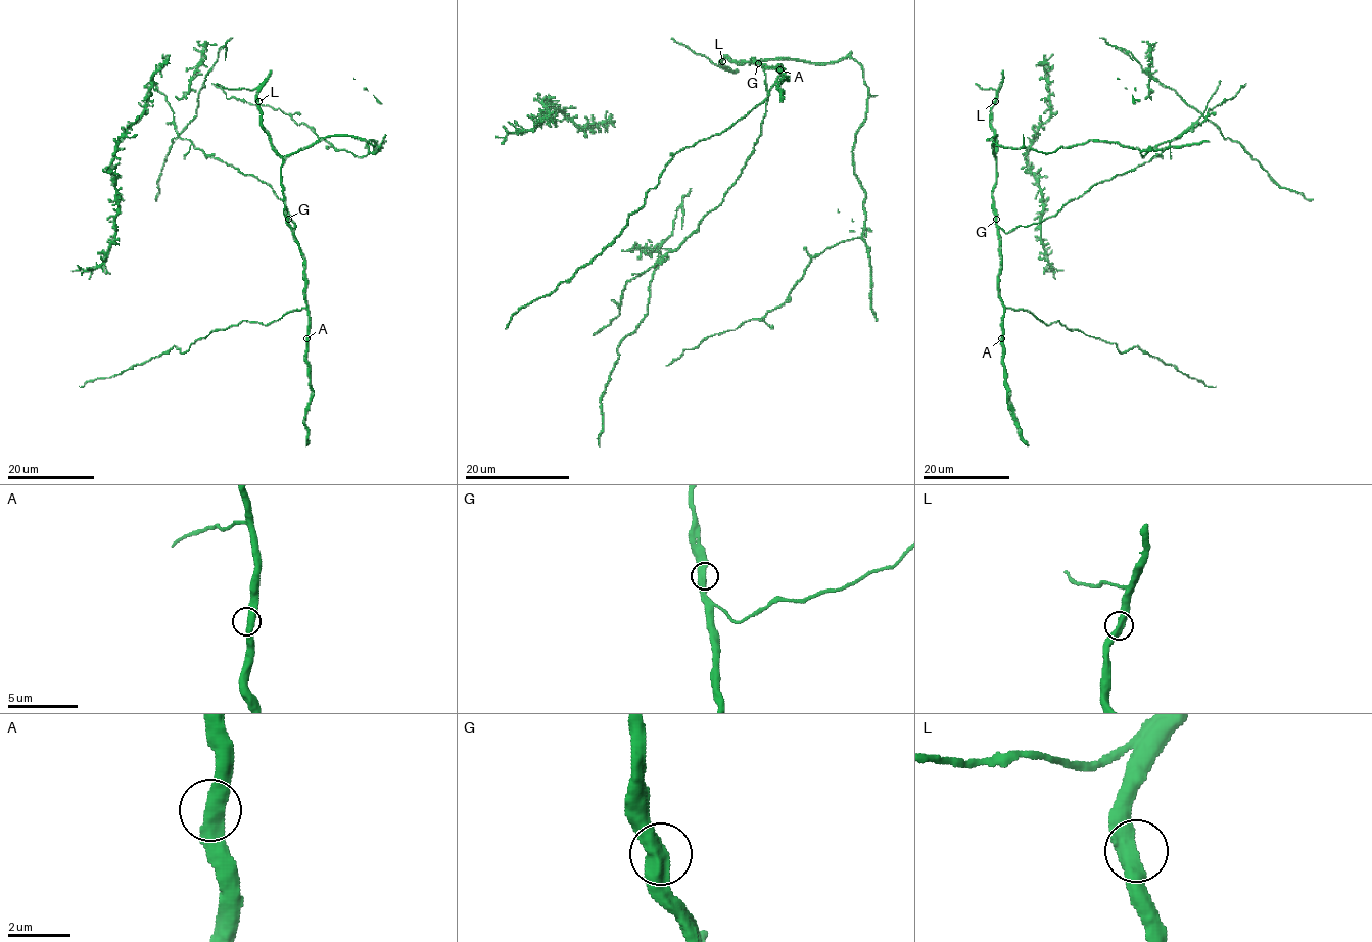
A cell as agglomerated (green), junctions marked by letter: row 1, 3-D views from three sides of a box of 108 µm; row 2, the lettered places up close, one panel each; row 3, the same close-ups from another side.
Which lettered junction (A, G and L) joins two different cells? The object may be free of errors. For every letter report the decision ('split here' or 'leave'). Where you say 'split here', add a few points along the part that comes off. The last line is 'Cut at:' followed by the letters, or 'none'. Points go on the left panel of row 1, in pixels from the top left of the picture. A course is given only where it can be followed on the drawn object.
A: leave
G: leave
L: leave
Cut at: none

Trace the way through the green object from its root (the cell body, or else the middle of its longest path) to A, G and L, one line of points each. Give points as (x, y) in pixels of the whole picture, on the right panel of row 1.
A: (995, 184), (993, 214), (1001, 258), (998, 297), (1003, 308), (1001, 338)
G: (995, 184), (992, 200), (997, 219)
L: (995, 184), (996, 132), (991, 127), (995, 101)

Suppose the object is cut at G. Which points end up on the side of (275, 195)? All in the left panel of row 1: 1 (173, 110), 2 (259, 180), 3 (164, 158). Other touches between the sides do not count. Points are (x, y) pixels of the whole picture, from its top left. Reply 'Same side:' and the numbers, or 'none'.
Same side: 1, 2

